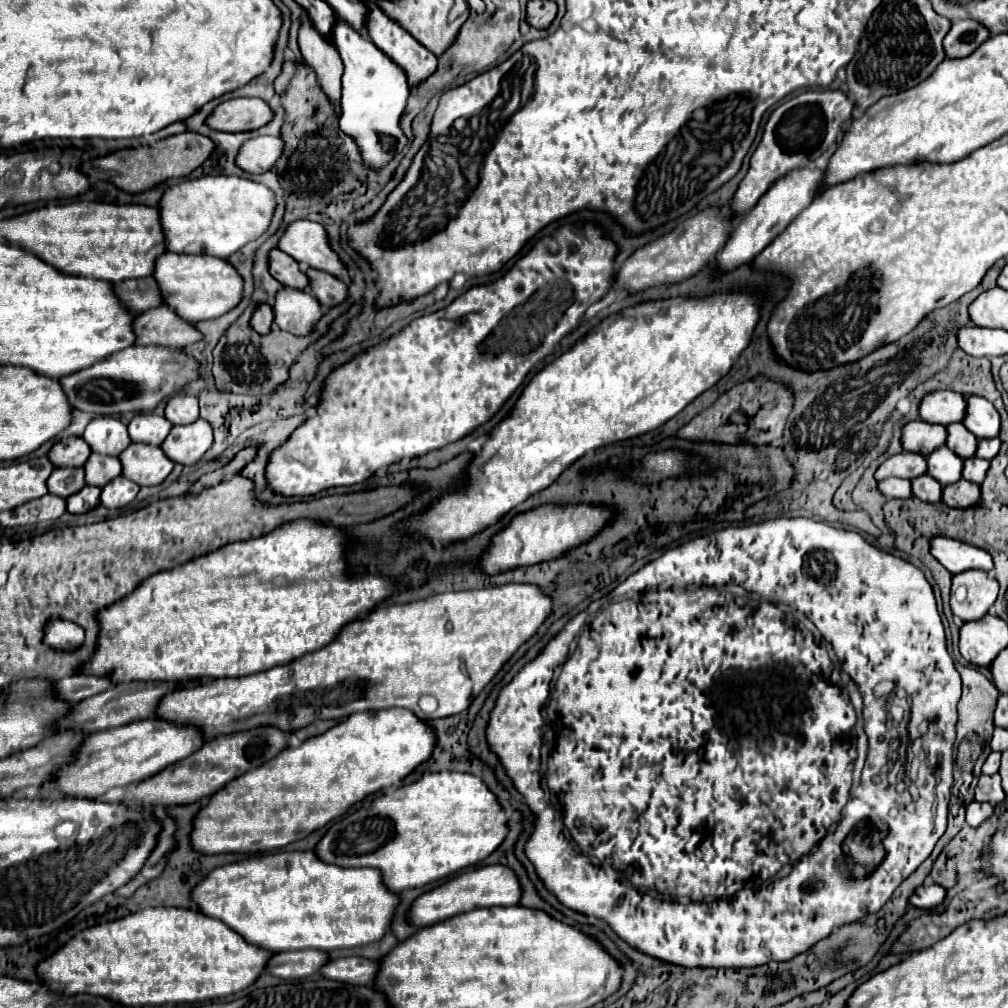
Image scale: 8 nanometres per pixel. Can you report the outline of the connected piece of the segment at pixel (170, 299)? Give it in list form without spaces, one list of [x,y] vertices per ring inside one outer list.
[[[166,253],[158,259],[158,271],[154,273],[162,287],[166,305],[188,321],[214,319],[234,309],[244,295],[244,279],[228,259],[212,255],[188,255],[188,253]]]

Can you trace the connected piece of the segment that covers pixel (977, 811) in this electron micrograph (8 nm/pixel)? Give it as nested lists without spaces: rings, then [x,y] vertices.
[[[972,801],[968,807],[966,807],[966,823],[970,827],[980,827],[984,821],[988,821],[990,817],[994,815],[994,807],[990,803],[978,803],[978,801]]]

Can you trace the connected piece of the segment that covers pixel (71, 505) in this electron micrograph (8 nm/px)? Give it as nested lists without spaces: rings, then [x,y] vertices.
[[[86,485],[82,491],[78,491],[76,495],[70,495],[66,501],[68,501],[68,513],[76,513],[76,515],[88,513],[100,505],[100,489]]]

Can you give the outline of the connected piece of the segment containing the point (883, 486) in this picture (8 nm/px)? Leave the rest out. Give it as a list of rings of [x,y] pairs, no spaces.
[[[884,479],[878,483],[878,489],[882,491],[882,495],[886,495],[888,499],[896,497],[896,499],[910,499],[912,497],[912,483],[908,479]]]

